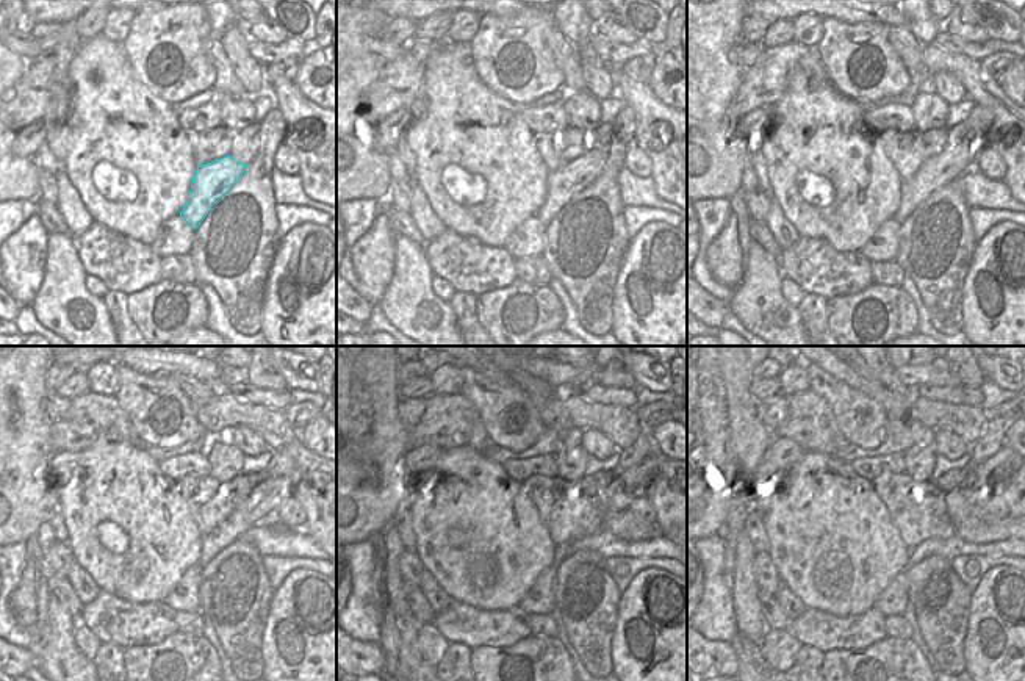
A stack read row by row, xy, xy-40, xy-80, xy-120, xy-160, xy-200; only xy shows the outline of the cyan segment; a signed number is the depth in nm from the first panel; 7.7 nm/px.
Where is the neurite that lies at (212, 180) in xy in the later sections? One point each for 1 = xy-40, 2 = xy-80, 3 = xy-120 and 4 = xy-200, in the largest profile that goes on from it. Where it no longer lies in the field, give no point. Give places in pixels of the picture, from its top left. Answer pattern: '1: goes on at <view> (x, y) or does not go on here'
1: goes on at xy-40 (575, 176)
2: goes on at xy-80 (960, 155)
3: goes on at xy-120 (266, 498)
4: goes on at xy-200 (981, 482)

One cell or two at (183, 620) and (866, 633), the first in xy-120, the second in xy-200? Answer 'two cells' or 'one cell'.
two cells

